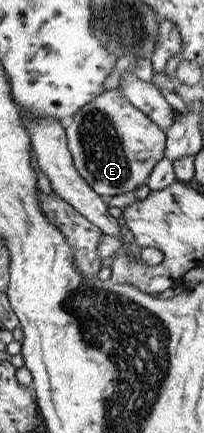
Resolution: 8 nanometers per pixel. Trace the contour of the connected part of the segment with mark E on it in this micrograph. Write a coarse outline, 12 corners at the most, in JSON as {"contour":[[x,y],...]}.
{"contour":[[116,89],[64,124],[100,198],[144,184],[165,131]]}

